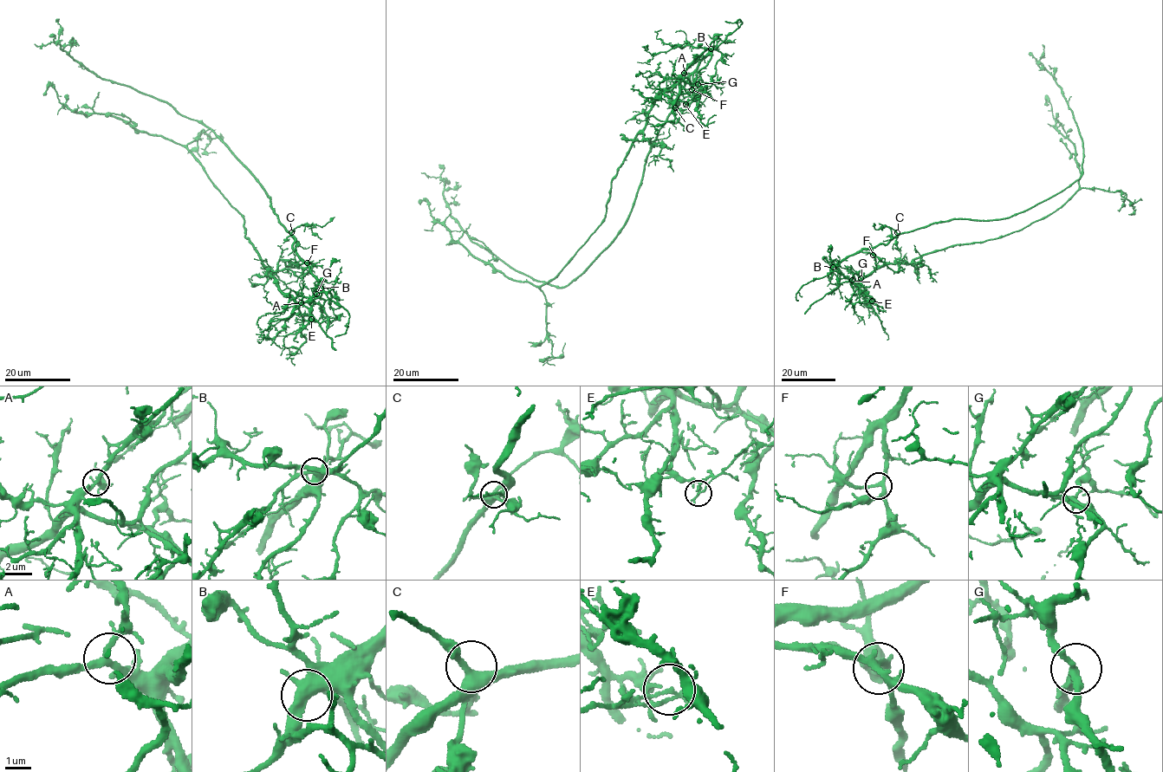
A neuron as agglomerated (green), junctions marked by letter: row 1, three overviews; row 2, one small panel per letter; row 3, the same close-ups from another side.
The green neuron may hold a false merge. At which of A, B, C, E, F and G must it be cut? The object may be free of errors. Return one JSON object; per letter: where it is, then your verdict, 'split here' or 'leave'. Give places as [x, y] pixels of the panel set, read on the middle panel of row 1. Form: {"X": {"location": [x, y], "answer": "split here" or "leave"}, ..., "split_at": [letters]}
{"A": {"location": [684, 73], "answer": "leave"}, "B": {"location": [711, 48], "answer": "leave"}, "C": {"location": [675, 107], "answer": "leave"}, "E": {"location": [685, 104], "answer": "split here"}, "F": {"location": [691, 89], "answer": "leave"}, "G": {"location": [698, 84], "answer": "leave"}, "split_at": ["E"]}

